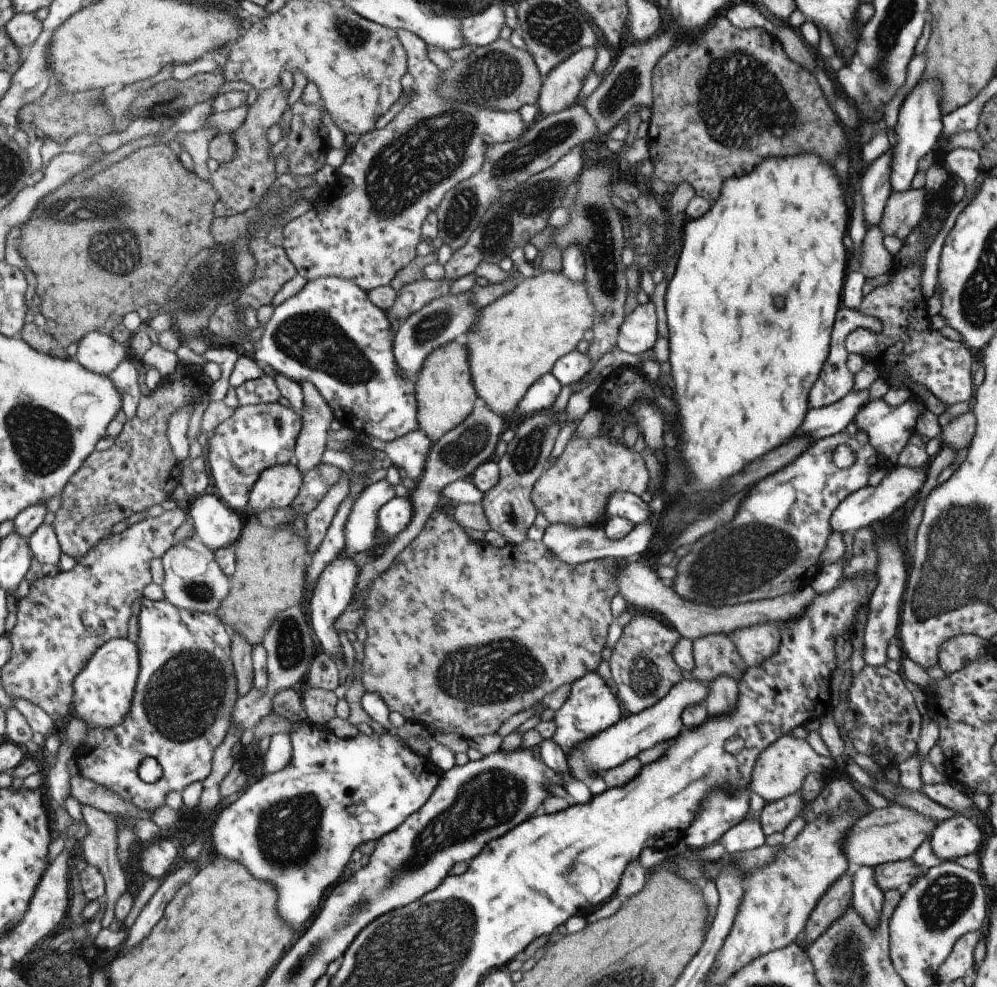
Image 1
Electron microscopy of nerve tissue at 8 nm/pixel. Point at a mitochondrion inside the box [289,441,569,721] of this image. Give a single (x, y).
(495, 672)

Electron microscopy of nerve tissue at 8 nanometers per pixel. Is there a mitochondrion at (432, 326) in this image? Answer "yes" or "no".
yes

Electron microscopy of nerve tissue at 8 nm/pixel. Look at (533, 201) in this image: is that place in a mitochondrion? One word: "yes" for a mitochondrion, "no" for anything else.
yes

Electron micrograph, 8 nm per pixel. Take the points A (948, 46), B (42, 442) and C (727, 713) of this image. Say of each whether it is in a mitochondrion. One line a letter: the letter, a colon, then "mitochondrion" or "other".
A: other
B: mitochondrion
C: other

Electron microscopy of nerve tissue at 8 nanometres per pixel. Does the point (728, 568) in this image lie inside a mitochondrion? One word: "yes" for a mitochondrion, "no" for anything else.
yes

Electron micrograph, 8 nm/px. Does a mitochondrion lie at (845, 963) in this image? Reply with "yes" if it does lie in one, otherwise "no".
yes

